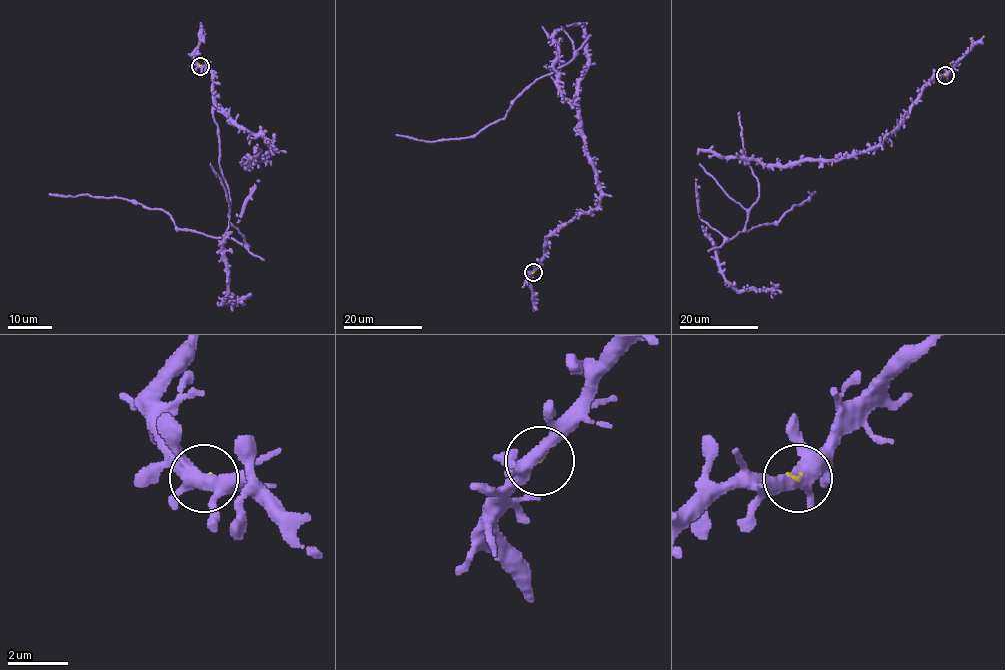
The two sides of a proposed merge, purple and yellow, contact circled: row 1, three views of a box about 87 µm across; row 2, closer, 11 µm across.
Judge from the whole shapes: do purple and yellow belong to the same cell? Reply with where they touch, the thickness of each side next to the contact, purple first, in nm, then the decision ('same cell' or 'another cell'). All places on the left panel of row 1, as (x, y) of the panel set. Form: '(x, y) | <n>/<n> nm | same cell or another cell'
(200, 66) | 400/60 nm | another cell

